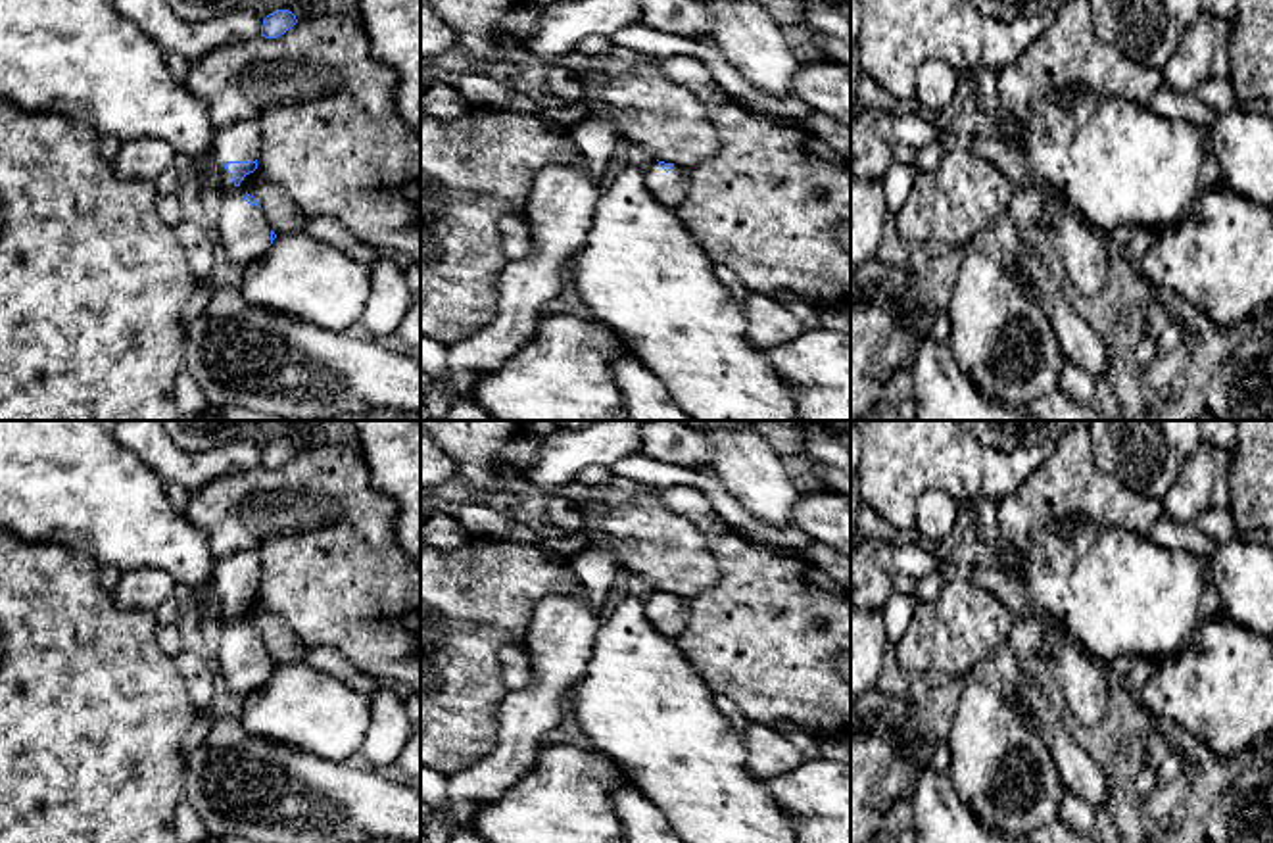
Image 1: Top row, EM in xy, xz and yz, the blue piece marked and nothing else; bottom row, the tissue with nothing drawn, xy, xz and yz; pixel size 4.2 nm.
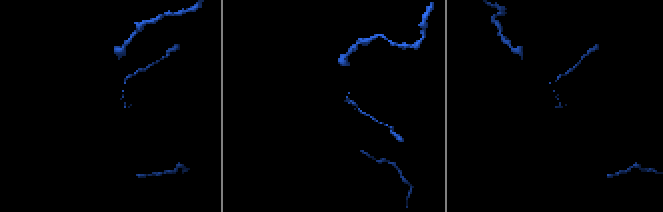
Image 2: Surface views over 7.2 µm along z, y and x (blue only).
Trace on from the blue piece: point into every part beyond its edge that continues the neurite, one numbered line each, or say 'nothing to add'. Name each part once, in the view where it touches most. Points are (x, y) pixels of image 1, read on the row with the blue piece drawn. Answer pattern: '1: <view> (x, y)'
1: xy (242, 227)

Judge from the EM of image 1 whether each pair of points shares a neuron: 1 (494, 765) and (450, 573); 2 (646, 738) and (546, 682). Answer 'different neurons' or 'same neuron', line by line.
1: different neurons
2: different neurons

